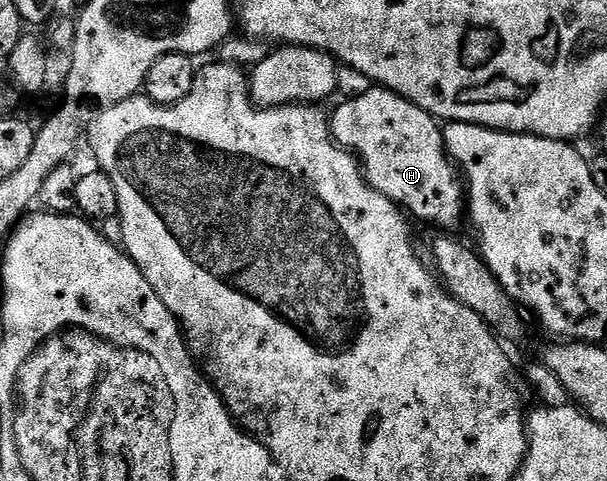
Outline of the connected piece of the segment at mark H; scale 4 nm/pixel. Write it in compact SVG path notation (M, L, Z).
M380 86L344 102L331 112L333 139L357 157L370 186L404 209L414 221L434 224L441 228L437 230L453 230L460 220L462 223L467 212L467 192L445 150L443 128L437 117Z

